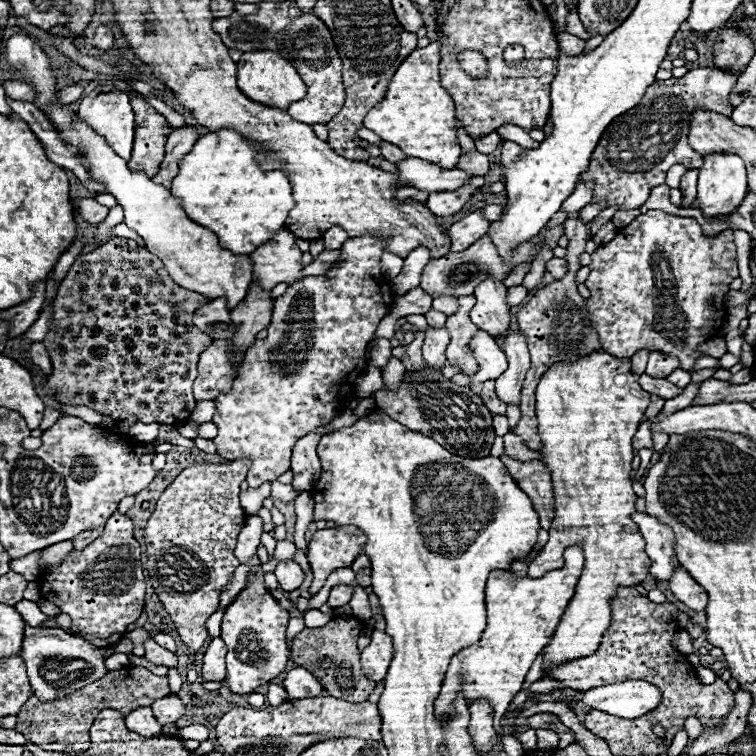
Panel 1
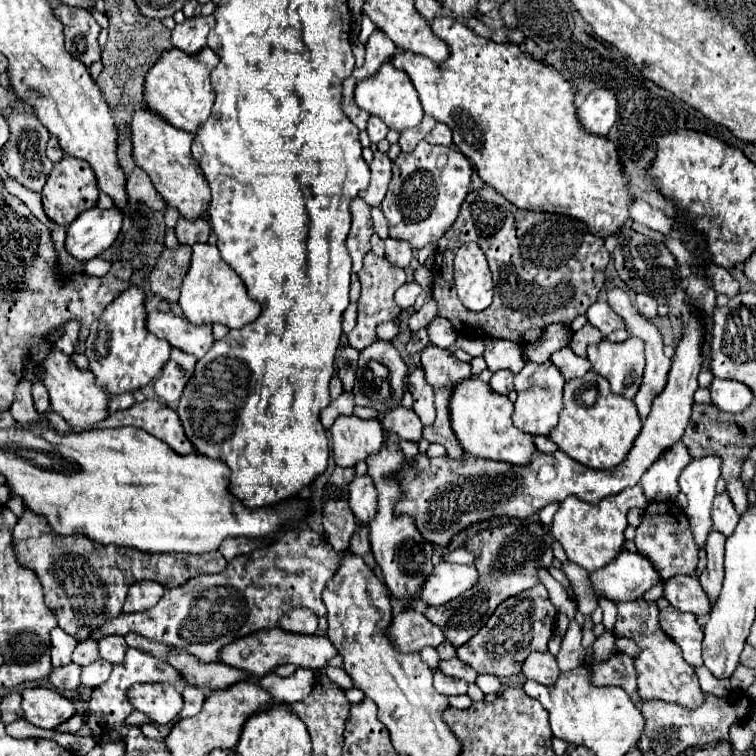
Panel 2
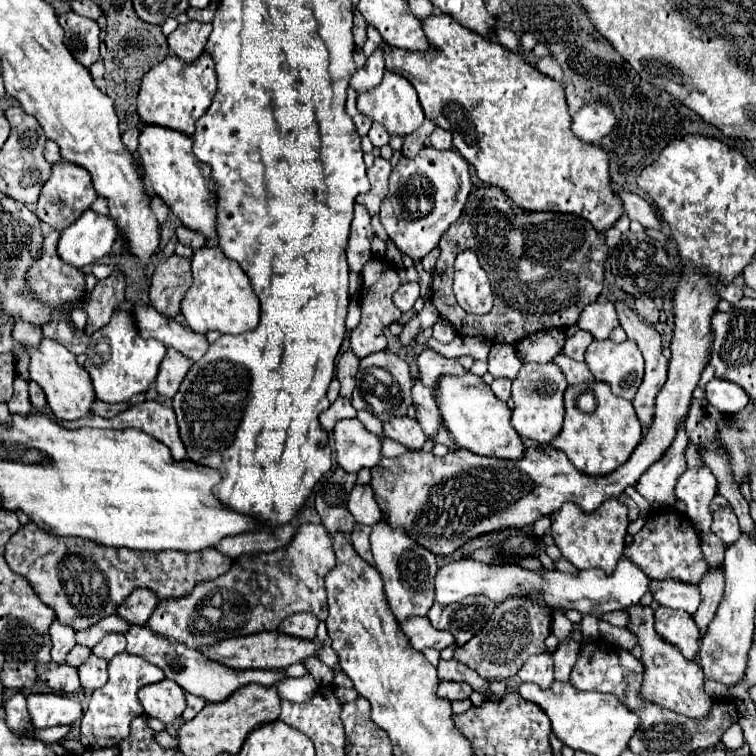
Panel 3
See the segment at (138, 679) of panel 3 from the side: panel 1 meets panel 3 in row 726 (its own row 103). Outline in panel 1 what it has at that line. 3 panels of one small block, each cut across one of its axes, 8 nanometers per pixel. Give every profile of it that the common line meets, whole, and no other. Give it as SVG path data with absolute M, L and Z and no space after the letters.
M98 88L82 98L78 118L84 120L96 134L104 136L108 146L124 160L132 156L134 144L134 112L128 94L122 90L100 92Z

